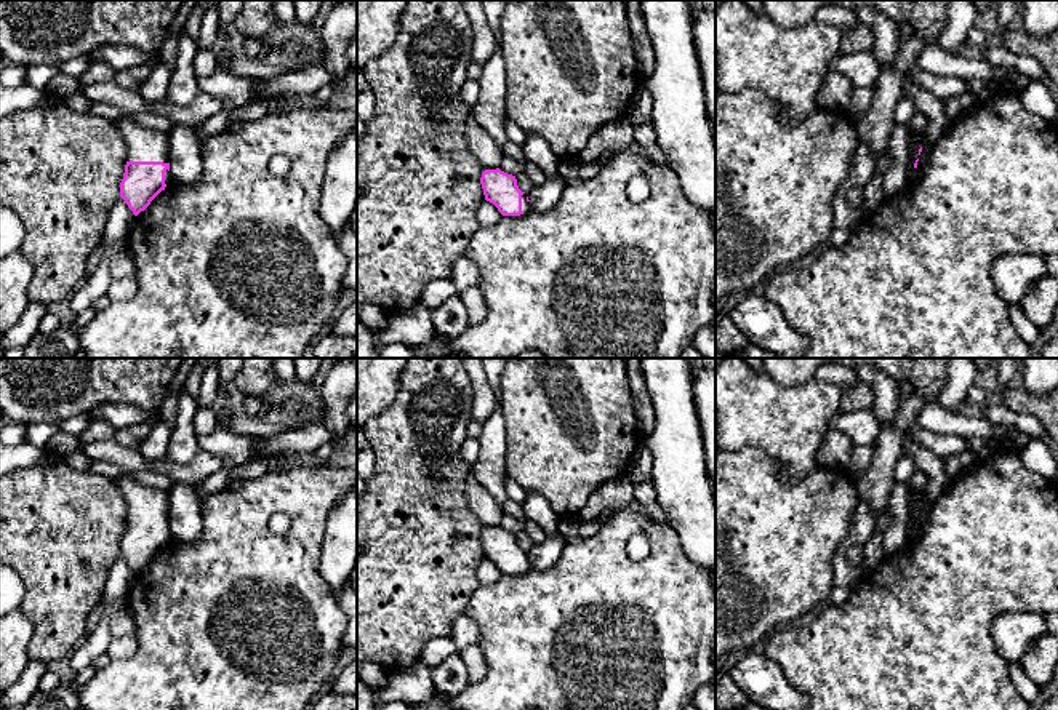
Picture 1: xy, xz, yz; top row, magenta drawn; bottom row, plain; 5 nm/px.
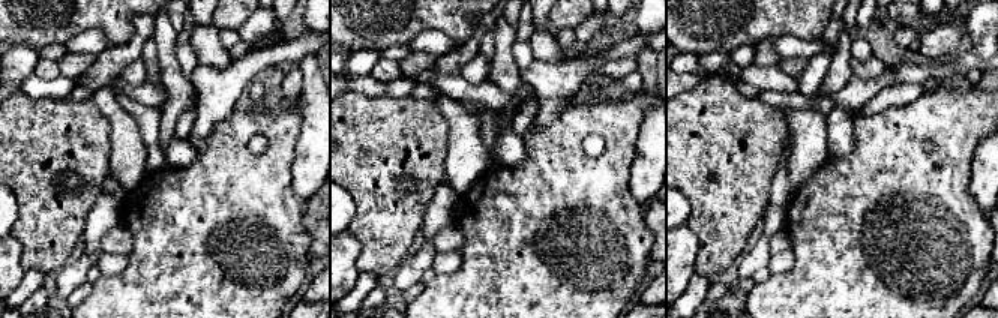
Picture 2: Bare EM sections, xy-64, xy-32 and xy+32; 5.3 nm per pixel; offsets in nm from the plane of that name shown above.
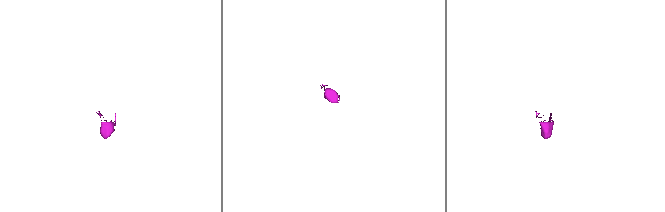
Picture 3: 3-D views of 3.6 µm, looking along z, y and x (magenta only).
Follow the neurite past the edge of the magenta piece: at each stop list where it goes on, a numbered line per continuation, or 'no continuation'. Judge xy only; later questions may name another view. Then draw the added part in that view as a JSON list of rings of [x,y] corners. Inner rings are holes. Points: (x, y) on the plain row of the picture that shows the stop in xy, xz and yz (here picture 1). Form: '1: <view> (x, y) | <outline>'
1: xy (143, 502) | [[[123,475],[115,480],[126,502],[126,520],[170,521],[168,493]]]

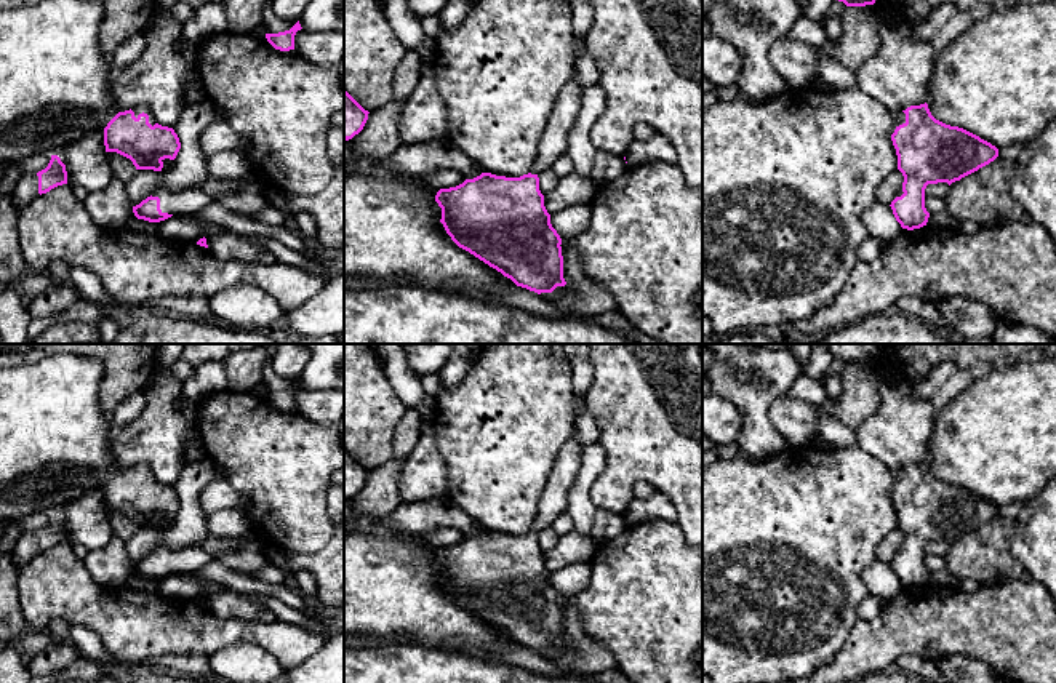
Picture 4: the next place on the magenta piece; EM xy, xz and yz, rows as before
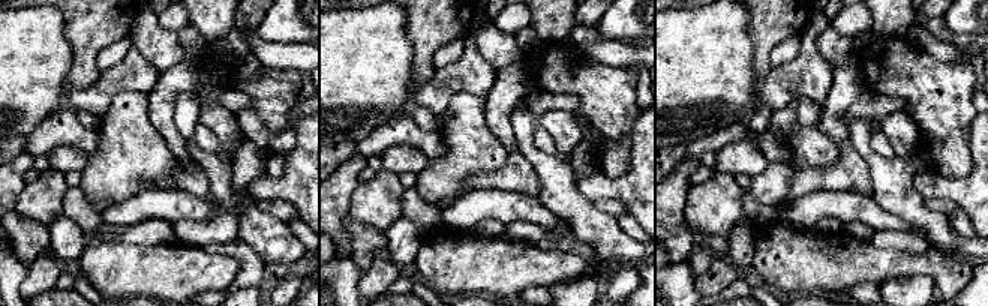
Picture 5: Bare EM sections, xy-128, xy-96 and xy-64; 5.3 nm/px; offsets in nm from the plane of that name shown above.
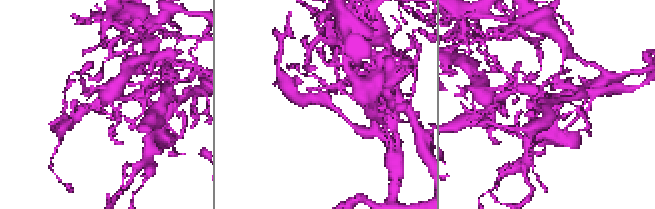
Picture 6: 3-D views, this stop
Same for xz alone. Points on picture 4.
1: xz (554, 499) | [[[574,432],[563,445],[554,470],[541,493],[538,502],[538,513],[531,533],[541,533],[542,529],[552,526],[554,520],[566,512],[568,493],[574,483],[579,461],[582,454],[582,446],[578,443]]]

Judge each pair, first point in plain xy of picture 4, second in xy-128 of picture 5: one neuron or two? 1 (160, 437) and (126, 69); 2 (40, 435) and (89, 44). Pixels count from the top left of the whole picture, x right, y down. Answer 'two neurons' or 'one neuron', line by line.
1: one neuron
2: two neurons

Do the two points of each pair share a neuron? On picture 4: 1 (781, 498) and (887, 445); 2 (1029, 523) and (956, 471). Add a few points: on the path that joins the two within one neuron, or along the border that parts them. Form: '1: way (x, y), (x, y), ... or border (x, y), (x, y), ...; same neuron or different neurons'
1: border (856, 443), (877, 458), (893, 477); different neurons
2: border (1039, 491), (1023, 504); different neurons

